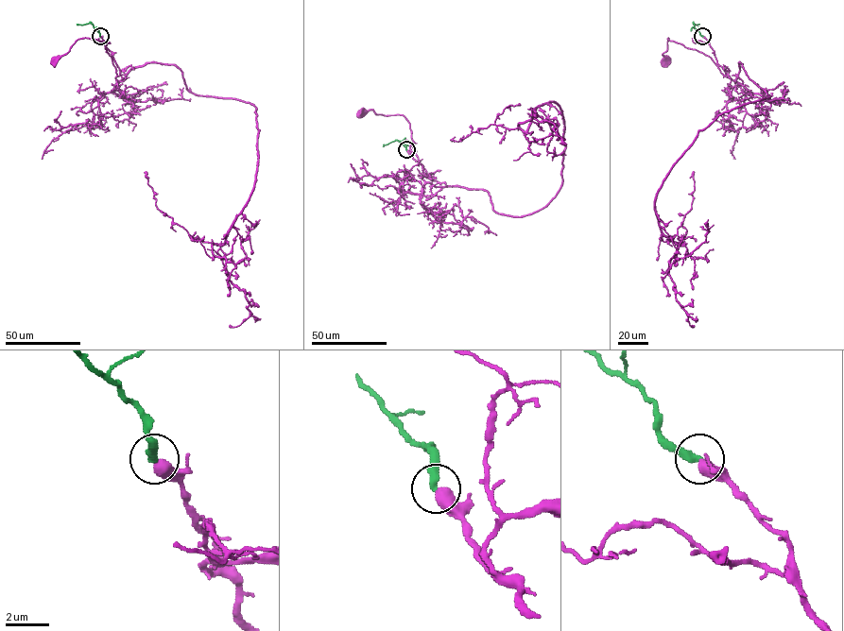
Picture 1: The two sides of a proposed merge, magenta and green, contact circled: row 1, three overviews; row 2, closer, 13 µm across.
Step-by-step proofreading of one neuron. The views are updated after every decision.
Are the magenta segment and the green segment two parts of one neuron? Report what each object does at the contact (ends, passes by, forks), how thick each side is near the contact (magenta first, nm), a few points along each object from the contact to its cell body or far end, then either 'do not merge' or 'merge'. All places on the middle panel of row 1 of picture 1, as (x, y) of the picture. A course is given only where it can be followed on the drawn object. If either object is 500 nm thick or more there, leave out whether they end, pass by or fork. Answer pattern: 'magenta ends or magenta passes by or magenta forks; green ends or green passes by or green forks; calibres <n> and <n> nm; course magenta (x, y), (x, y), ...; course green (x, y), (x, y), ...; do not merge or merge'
calibres 550 and 360 nm; course magenta (406, 150), (422, 164), (424, 176), (412, 146), (410, 124), (404, 115), (376, 114), (370, 110), (360, 113); course green (406, 150), (397, 140), (383, 146); merge

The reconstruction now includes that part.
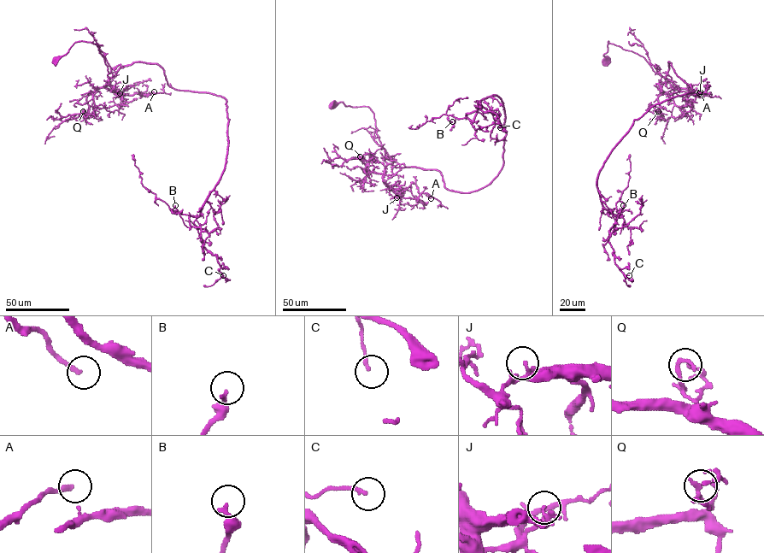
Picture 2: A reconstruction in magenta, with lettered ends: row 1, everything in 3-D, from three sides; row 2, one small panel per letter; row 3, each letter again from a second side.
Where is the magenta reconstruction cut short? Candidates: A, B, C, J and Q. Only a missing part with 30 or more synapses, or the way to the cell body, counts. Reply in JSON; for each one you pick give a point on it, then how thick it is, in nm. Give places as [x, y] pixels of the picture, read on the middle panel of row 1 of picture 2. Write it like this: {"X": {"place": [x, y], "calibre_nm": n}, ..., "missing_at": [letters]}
{"missing_at": []}

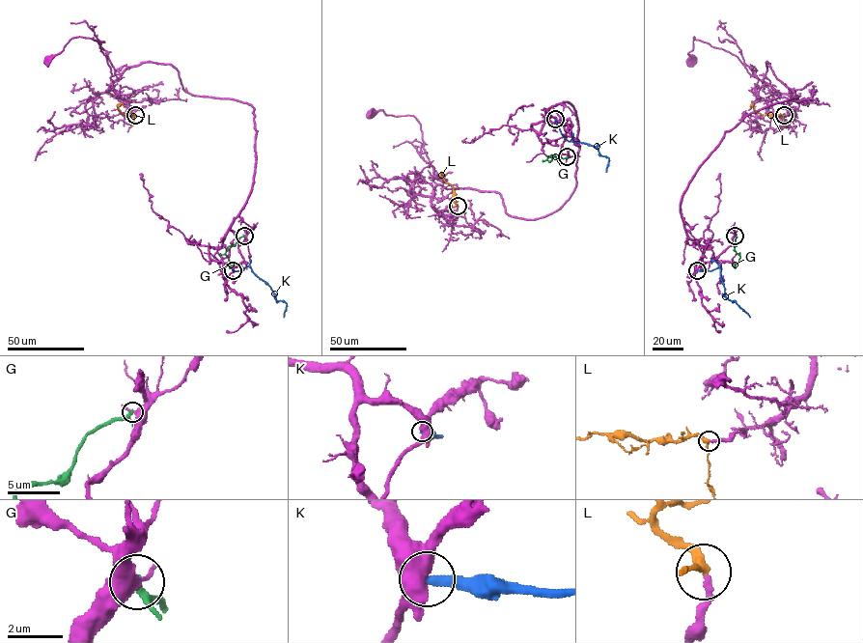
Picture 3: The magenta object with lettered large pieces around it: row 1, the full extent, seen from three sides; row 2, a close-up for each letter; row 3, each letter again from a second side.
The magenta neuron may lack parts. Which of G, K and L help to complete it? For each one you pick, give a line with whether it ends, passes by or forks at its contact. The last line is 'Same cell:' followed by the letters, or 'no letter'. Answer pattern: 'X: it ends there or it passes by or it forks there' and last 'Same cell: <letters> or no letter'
L: it passes by
Same cell: L

